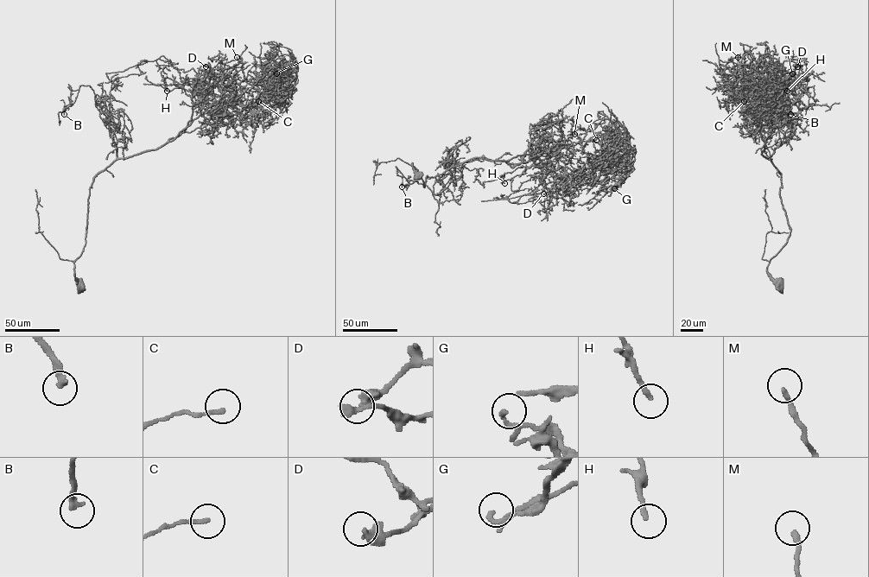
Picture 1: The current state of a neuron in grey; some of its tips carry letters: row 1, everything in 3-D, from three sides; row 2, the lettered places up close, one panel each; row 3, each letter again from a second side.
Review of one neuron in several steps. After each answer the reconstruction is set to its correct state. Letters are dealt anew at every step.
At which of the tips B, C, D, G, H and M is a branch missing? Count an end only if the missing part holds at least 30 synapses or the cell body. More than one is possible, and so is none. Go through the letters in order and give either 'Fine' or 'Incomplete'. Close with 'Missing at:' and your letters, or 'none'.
B: Incomplete
C: Fine
D: Fine
G: Fine
H: Incomplete
M: Incomplete
Missing at: B, H, M

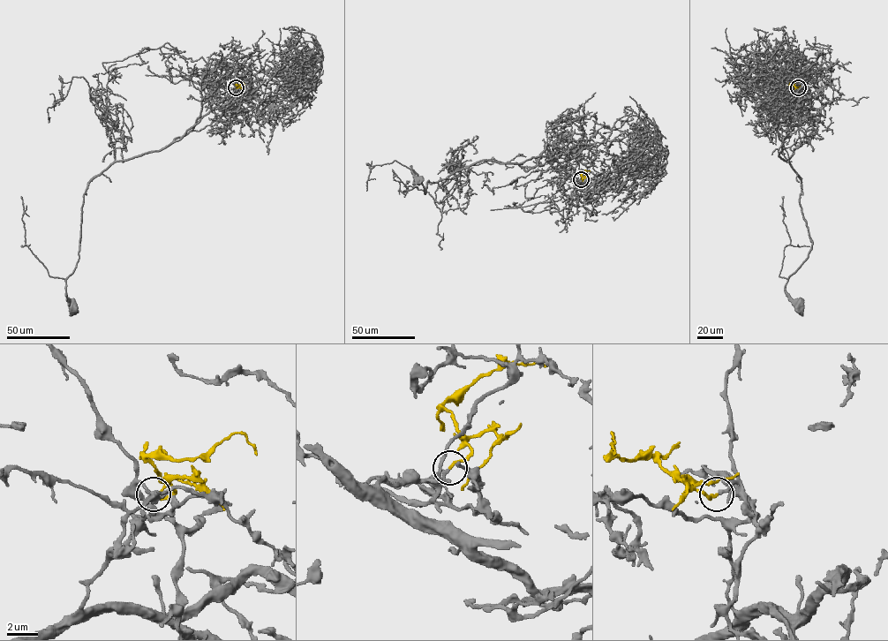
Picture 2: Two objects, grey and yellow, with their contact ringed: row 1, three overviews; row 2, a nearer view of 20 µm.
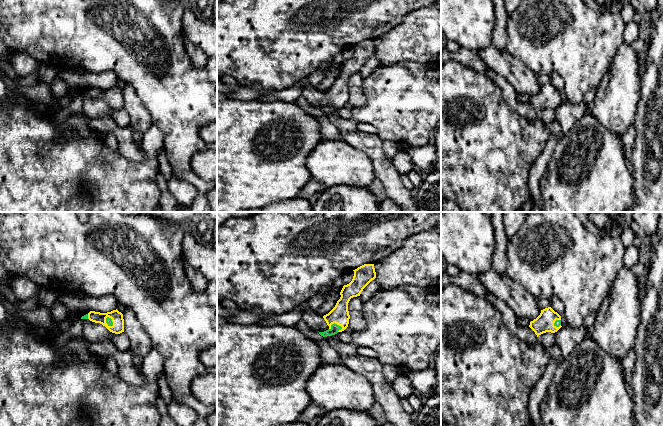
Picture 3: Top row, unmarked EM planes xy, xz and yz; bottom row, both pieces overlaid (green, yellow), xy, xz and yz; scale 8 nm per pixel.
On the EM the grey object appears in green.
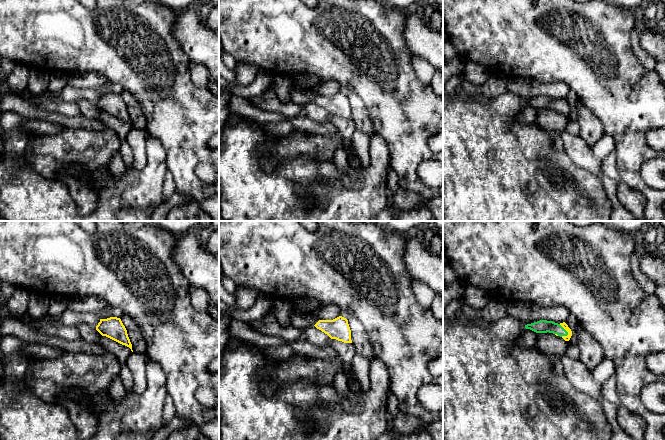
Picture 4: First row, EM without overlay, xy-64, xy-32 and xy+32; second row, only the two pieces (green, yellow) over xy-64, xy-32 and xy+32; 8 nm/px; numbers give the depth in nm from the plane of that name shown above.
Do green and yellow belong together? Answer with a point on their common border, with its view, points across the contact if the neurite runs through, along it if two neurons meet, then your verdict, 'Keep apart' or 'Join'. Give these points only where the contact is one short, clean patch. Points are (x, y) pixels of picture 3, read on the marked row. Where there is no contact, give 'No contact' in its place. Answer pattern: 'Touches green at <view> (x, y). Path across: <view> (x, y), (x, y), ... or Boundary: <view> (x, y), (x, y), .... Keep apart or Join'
Touches green at xz (334, 323). Path across: xz (335, 328), (334, 323), (339, 315). Join

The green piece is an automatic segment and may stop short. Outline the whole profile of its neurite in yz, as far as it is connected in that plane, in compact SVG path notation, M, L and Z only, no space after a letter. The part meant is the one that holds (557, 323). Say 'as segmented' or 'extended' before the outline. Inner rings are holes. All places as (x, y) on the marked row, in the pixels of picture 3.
extended | M551 307L541 310L540 315L530 322L529 327L535 332L537 337L543 333L557 332L561 326L561 316Z

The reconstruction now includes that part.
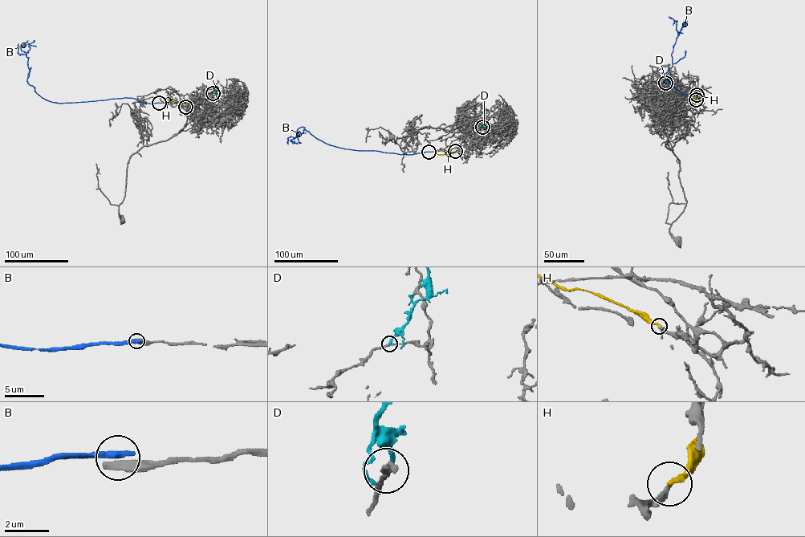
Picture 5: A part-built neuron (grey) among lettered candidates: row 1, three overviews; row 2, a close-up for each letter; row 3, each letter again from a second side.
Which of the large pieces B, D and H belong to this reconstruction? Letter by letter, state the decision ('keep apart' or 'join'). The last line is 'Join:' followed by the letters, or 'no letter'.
B: keep apart
D: keep apart
H: join
Join: H

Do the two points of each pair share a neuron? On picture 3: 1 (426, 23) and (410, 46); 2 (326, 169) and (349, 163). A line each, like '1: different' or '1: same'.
1: same
2: same

